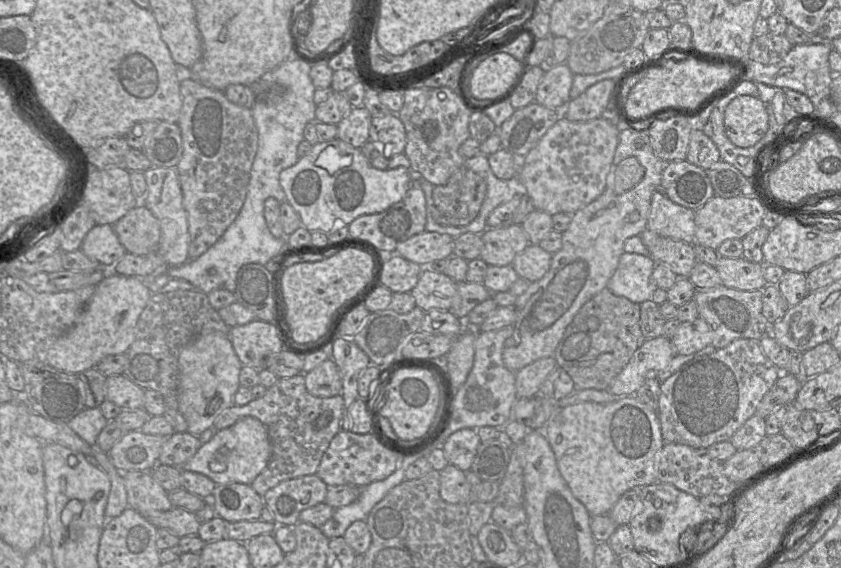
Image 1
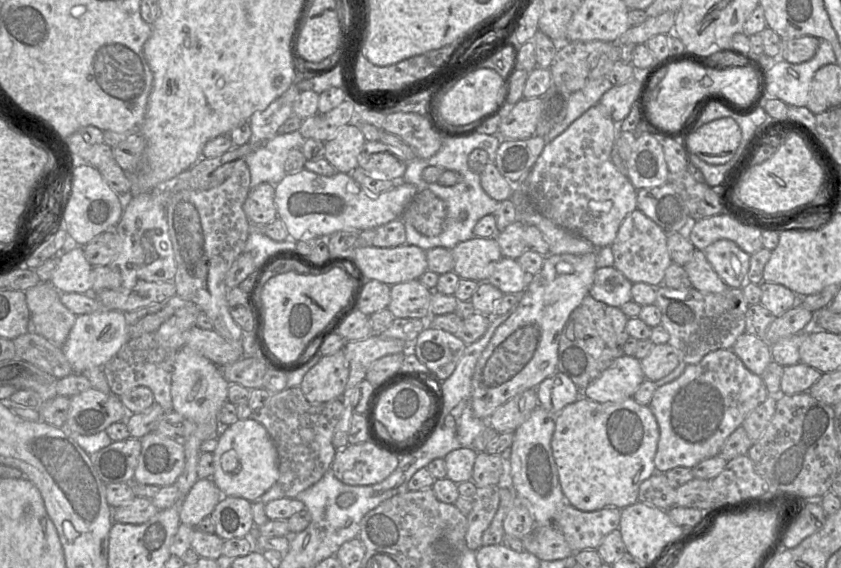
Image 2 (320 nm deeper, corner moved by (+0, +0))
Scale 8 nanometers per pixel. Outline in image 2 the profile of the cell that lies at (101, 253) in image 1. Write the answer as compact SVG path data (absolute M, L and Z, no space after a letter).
M69 241L68 246L58 254L58 264L49 282L59 292L90 293L92 269L83 247Z

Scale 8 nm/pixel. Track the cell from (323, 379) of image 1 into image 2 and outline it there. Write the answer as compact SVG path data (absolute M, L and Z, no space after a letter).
M344 350L322 356L305 374L300 388L311 404L341 399L349 378L349 363Z

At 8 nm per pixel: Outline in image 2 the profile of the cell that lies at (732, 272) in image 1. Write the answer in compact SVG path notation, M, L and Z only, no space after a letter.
M695 249L691 259L684 265L693 288L711 293L728 289L726 283L713 269L702 250Z

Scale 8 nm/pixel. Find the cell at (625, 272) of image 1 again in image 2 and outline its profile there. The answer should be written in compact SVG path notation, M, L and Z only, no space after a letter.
M615 267L598 268L589 295L607 305L620 308L632 300L632 285Z

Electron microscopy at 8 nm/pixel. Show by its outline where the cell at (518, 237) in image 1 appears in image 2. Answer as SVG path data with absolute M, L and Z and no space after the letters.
M478 237L458 243L452 248L454 258L453 271L461 279L476 282L488 280L493 266L503 258L496 237Z

